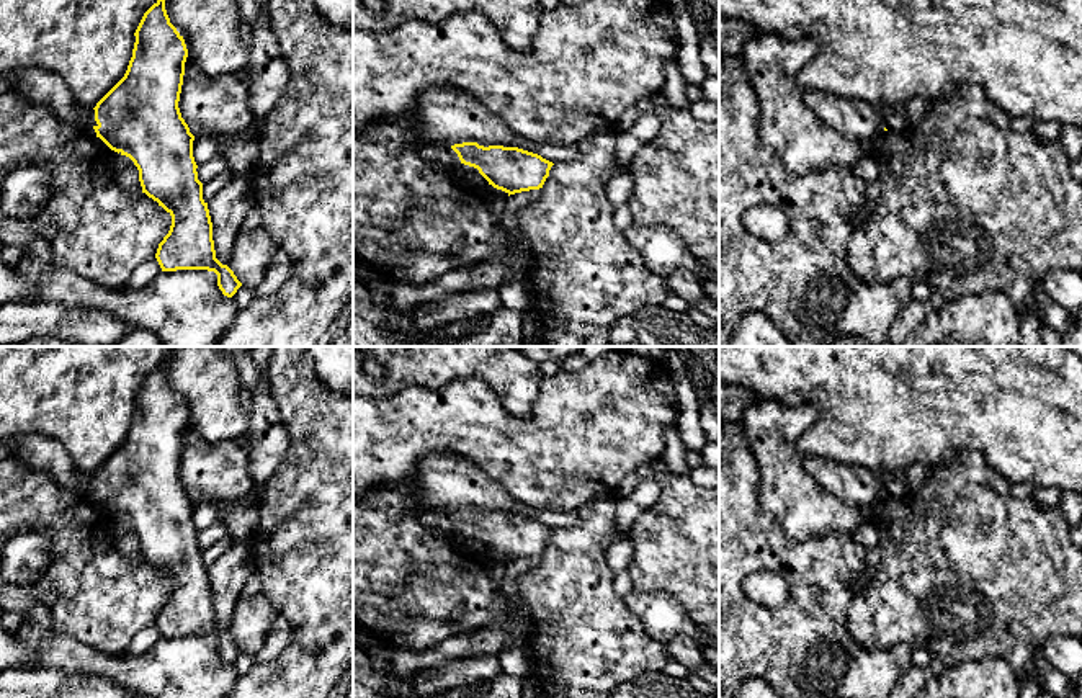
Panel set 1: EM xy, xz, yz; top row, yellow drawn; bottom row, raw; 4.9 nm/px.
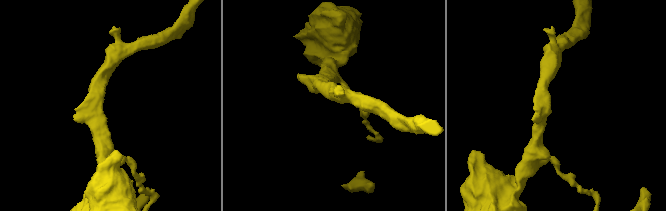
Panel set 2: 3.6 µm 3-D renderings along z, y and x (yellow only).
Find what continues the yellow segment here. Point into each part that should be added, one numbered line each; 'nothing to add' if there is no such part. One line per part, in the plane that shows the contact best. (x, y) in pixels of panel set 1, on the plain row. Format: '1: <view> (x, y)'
1: xz (445, 522)

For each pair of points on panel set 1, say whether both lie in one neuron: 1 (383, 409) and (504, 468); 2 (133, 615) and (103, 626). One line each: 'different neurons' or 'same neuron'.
1: same neuron
2: same neuron

